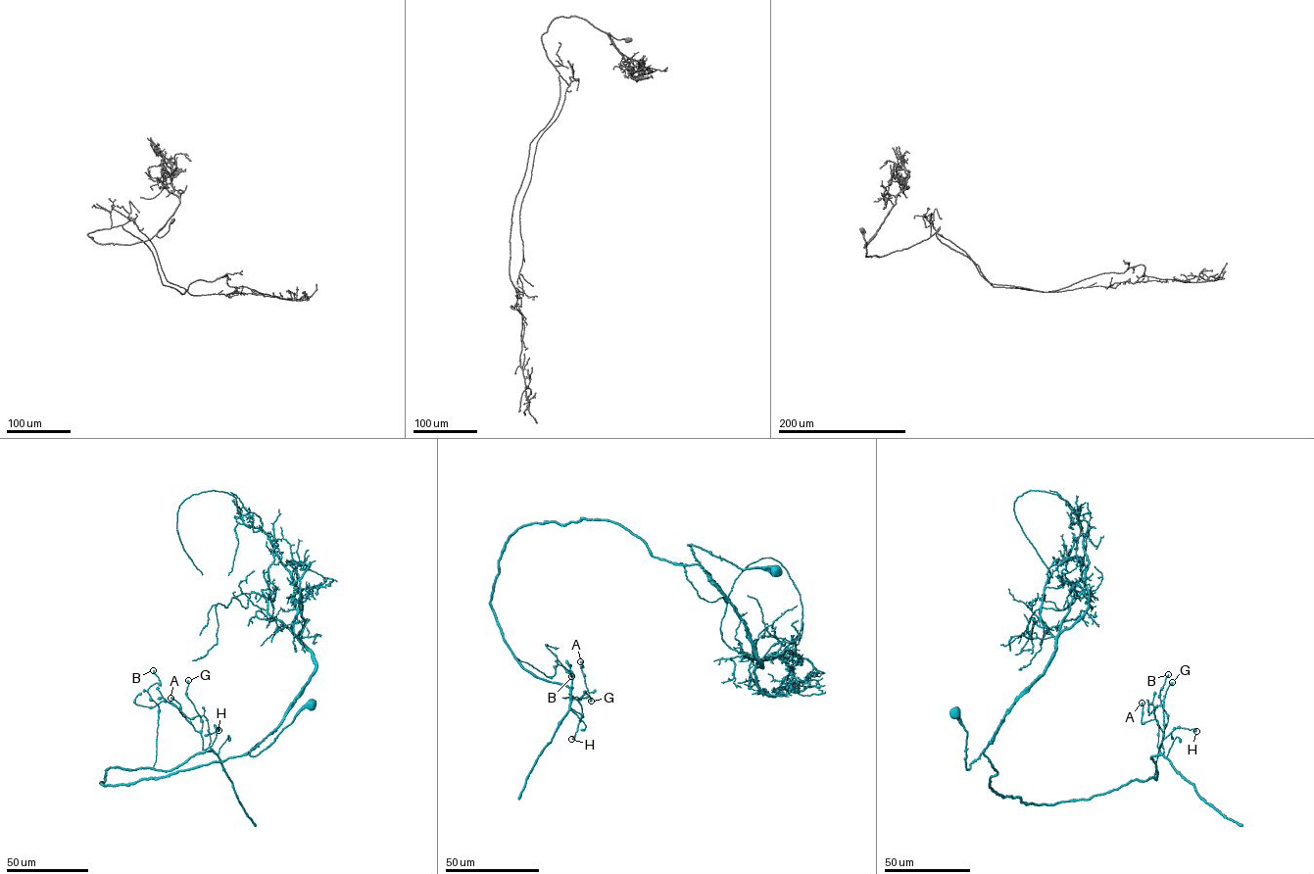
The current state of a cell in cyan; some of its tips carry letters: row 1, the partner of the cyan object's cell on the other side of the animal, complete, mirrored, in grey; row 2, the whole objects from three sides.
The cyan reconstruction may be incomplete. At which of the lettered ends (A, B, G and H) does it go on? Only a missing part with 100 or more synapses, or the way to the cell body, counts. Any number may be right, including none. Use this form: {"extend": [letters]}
{"extend": []}

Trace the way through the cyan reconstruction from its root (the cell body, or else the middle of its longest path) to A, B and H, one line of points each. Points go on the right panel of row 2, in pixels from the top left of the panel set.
A: (953, 712), (966, 769), (984, 752), (993, 790), (1053, 804), (1156, 779), (1158, 722), (1142, 724), (1142, 703)
B: (953, 712), (967, 734), (966, 769), (984, 752), (998, 794), (1032, 803), (1090, 799), (1153, 777), (1168, 674)
H: (953, 712), (966, 769), (984, 752), (997, 771), (990, 787), (1032, 803), (1156, 779), (1163, 739), (1196, 731)

